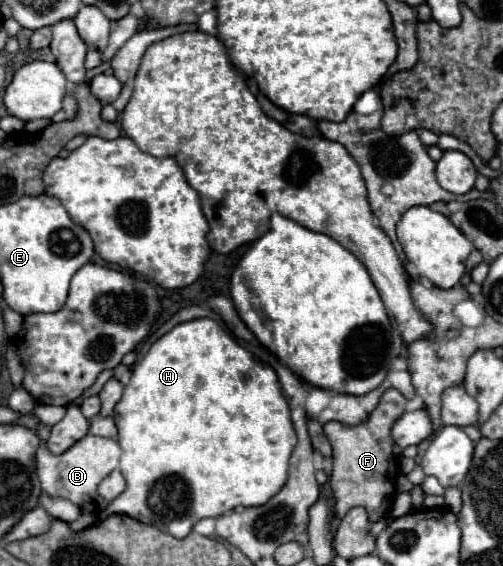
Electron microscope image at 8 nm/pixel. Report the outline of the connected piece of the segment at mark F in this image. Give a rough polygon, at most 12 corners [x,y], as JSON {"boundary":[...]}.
{"boundary":[[388,389],[362,425],[330,421],[334,515],[386,517],[392,425],[406,399]]}

